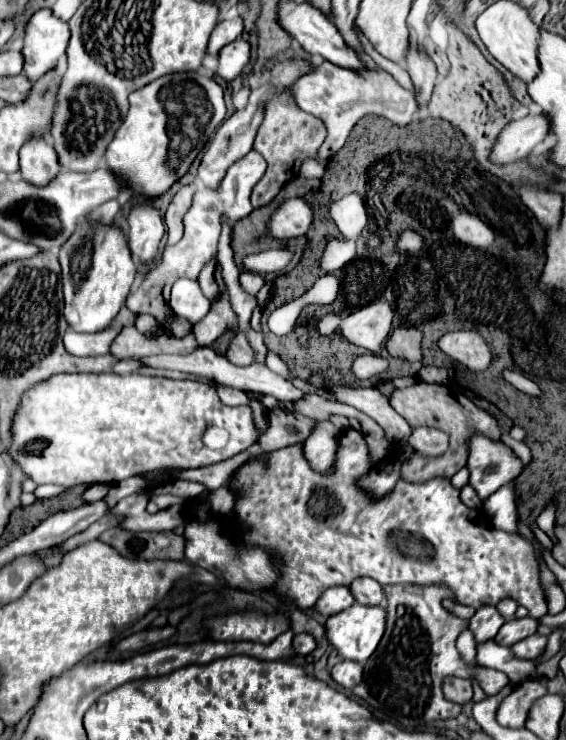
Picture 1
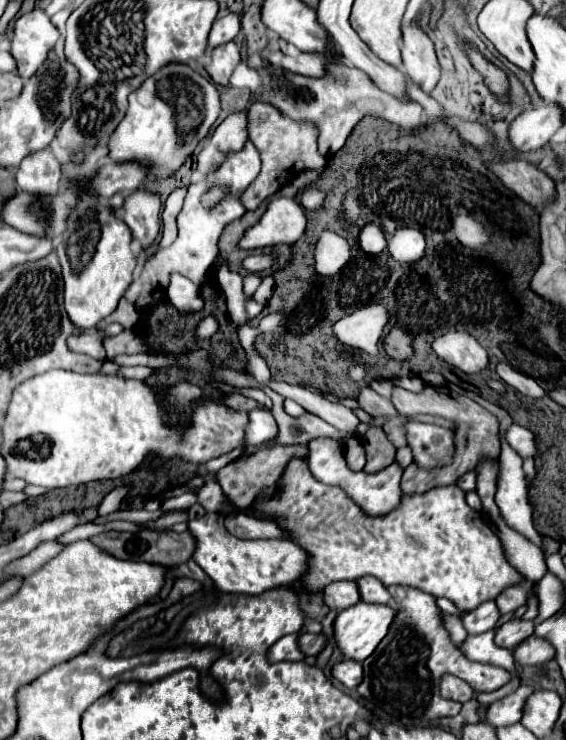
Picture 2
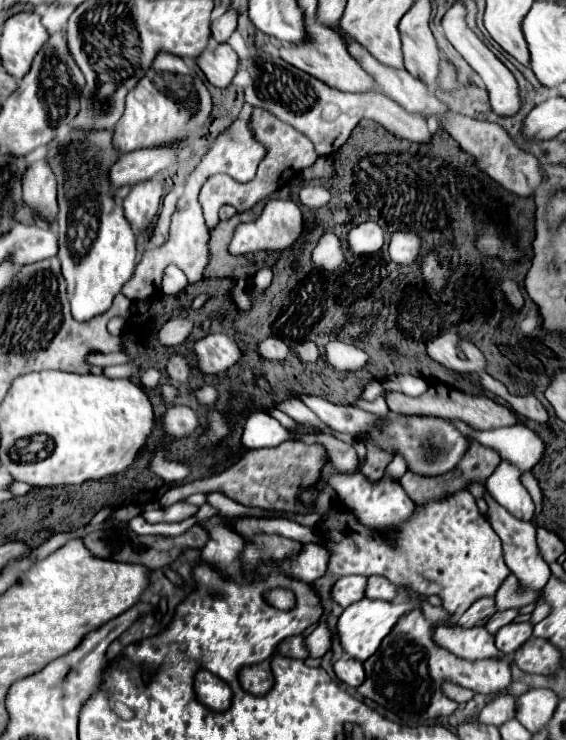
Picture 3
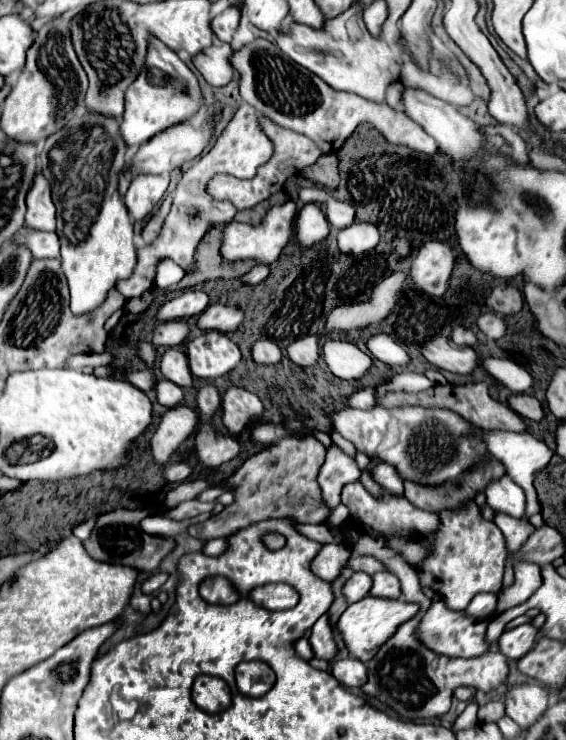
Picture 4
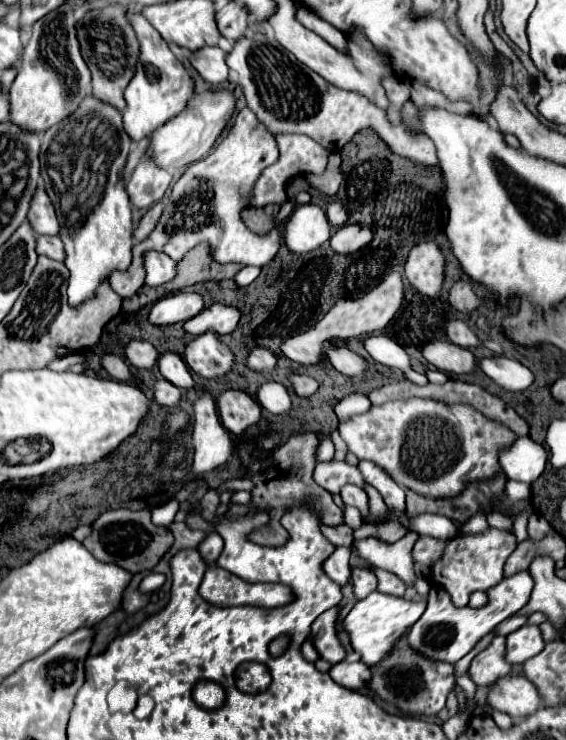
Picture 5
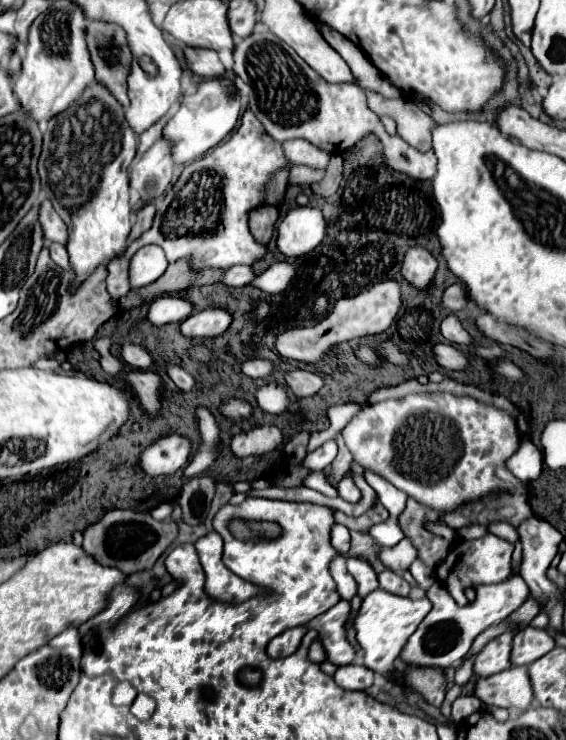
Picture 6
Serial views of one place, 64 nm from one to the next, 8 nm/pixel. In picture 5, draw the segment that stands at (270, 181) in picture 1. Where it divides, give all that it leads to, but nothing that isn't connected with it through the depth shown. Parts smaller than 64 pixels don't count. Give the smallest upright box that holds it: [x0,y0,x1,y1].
[248,134,328,206]

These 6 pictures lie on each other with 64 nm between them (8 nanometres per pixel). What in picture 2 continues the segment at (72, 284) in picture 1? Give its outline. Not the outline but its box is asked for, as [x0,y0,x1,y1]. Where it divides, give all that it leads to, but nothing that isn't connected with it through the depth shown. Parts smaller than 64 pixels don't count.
[56,194,136,330]

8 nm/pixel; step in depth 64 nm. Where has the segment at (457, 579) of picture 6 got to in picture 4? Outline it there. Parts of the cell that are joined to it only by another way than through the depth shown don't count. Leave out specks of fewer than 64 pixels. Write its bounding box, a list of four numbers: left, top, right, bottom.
[414,500,506,612]

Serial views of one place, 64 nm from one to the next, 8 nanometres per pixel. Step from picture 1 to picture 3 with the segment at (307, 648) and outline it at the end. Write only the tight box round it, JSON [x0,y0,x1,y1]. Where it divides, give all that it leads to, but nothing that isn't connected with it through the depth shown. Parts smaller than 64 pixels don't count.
[306,622,330,658]

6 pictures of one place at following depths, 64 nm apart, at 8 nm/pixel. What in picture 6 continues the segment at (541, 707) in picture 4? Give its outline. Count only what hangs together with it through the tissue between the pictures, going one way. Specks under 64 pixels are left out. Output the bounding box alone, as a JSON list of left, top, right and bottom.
[474,666,534,712]

